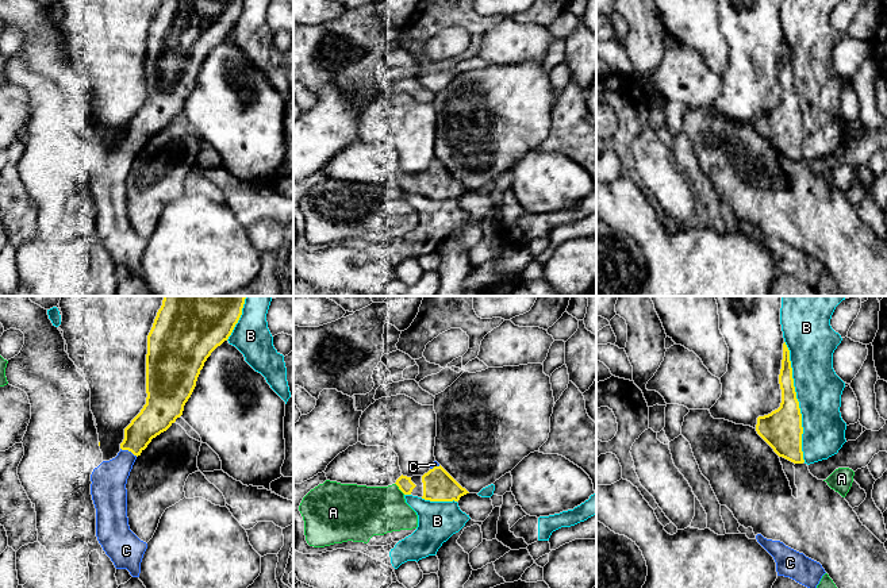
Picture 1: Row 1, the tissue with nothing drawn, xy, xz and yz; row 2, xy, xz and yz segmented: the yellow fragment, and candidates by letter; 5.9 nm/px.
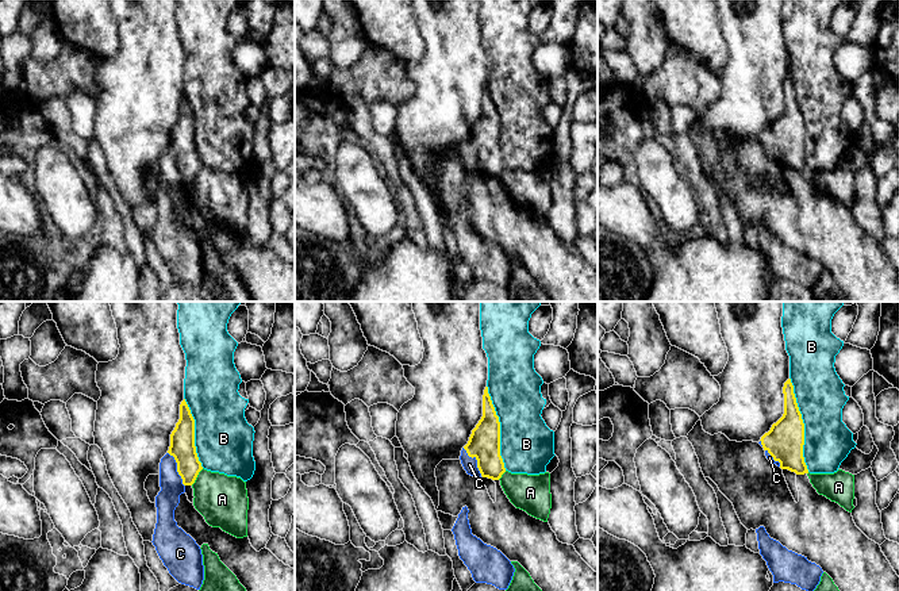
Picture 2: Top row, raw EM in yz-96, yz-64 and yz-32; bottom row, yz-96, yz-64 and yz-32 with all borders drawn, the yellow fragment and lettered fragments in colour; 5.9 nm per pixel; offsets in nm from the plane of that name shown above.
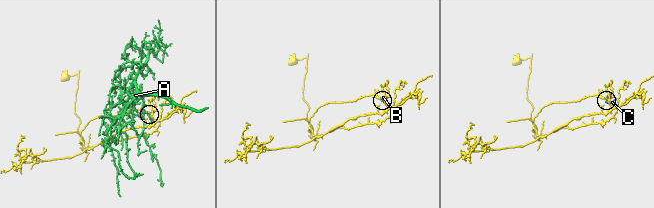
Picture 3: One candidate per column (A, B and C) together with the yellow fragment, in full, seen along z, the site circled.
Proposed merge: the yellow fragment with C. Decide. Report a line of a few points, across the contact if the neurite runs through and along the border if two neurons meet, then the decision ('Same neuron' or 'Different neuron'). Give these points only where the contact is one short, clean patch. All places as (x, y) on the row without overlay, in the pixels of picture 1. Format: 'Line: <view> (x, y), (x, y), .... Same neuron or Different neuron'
Line: xy (154, 115), (137, 133), (129, 148), (121, 164), (108, 177). Same neuron

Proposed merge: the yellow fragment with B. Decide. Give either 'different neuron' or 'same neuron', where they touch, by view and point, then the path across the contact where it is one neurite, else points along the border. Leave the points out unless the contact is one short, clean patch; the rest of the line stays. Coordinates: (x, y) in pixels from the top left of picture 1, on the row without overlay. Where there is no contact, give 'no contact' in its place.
different neuron | yz (798, 99)

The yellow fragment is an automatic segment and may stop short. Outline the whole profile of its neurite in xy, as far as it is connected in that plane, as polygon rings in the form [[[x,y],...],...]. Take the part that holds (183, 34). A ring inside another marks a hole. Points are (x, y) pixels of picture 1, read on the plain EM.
[[[162,0],[153,24],[147,32],[146,51],[146,101],[124,126],[120,149],[110,158],[103,158],[91,172],[91,192],[96,205],[96,234],[116,266],[127,266],[133,274],[139,274],[141,260],[147,241],[141,238],[128,223],[127,215],[127,176],[138,153],[153,135],[166,128],[183,112],[184,103],[191,95],[200,68],[211,50],[231,32],[238,20],[245,0]]]

